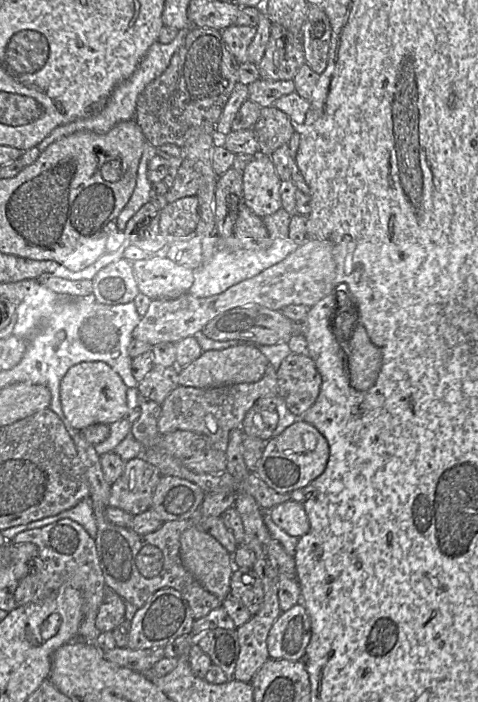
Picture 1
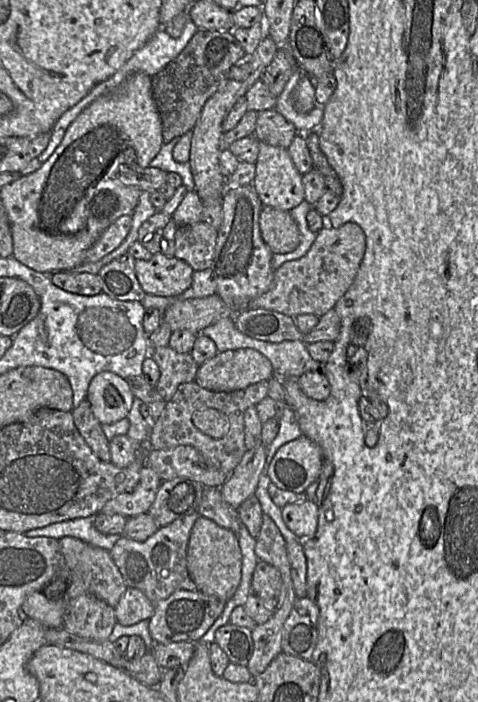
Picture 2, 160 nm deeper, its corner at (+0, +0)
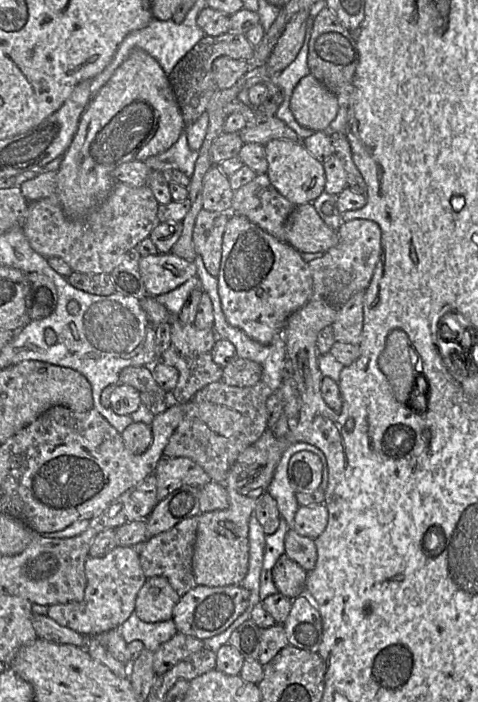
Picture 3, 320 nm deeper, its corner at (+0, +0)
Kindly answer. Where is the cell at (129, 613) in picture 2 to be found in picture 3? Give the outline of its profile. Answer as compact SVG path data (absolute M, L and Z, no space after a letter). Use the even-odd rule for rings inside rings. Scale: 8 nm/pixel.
M165 577L149 578L137 594L134 614L147 623L168 621L179 599Z

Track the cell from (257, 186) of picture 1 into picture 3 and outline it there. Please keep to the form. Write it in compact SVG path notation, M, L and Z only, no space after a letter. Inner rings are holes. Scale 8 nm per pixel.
M274 139L264 145L267 176L272 185L295 206L313 202L325 188L323 163L315 159L301 141Z

